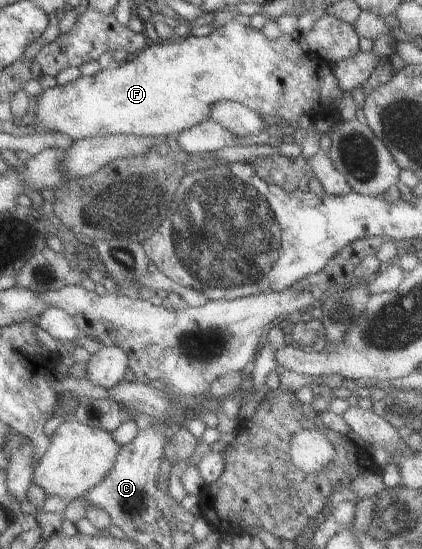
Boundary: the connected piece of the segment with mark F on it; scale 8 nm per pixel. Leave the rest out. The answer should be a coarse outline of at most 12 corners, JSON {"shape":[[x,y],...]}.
{"shape":[[228,21],[37,96],[32,127],[167,137],[215,101],[292,123],[343,93]]}

